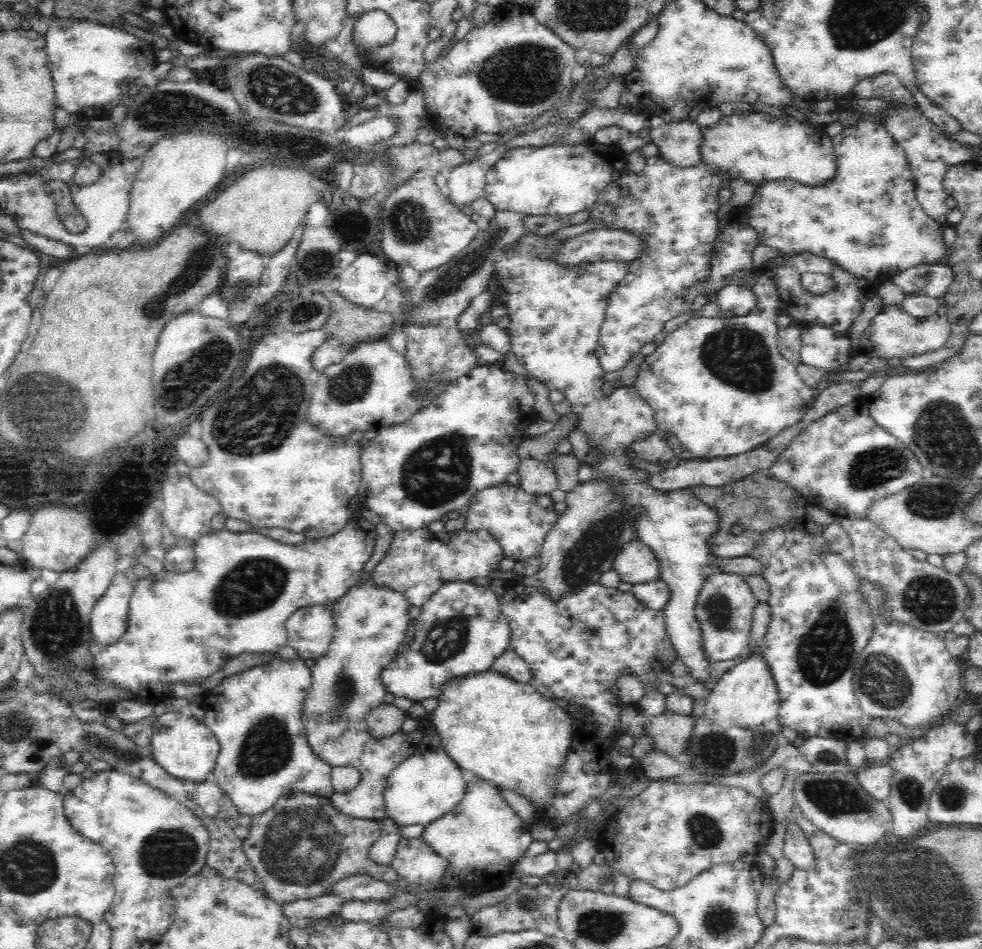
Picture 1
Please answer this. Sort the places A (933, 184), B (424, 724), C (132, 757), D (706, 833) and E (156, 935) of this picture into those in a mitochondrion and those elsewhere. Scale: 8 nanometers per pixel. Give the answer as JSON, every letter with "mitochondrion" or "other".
{"A":"other","B":"other","C":"mitochondrion","D":"mitochondrion","E":"other"}

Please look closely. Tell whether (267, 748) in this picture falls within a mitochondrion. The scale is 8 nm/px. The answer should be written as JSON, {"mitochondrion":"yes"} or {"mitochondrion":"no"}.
{"mitochondrion":"yes"}

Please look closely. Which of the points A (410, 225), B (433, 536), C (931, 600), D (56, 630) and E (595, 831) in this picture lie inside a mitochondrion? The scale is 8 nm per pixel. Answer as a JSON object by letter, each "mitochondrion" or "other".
{"A":"mitochondrion","B":"other","C":"mitochondrion","D":"mitochondrion","E":"other"}

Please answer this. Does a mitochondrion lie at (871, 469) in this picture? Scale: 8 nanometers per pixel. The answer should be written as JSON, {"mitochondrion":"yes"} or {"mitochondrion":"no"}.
{"mitochondrion":"yes"}

